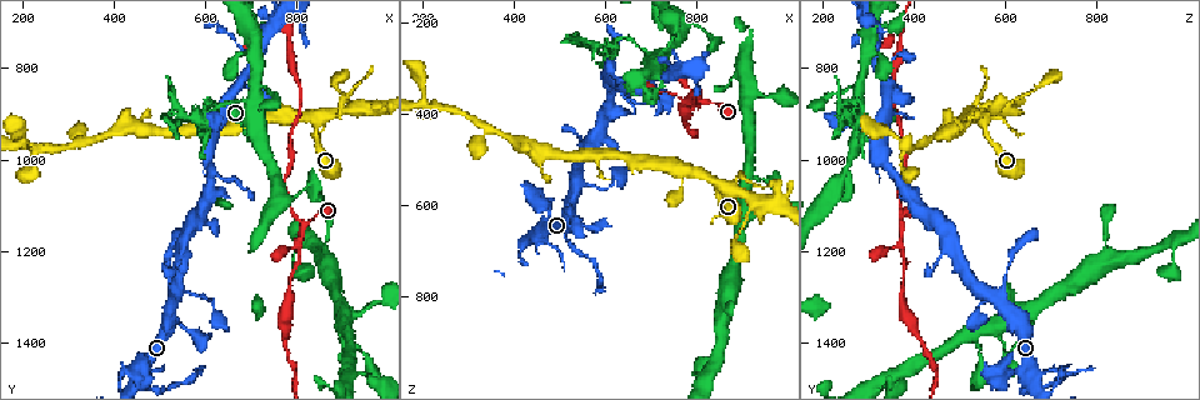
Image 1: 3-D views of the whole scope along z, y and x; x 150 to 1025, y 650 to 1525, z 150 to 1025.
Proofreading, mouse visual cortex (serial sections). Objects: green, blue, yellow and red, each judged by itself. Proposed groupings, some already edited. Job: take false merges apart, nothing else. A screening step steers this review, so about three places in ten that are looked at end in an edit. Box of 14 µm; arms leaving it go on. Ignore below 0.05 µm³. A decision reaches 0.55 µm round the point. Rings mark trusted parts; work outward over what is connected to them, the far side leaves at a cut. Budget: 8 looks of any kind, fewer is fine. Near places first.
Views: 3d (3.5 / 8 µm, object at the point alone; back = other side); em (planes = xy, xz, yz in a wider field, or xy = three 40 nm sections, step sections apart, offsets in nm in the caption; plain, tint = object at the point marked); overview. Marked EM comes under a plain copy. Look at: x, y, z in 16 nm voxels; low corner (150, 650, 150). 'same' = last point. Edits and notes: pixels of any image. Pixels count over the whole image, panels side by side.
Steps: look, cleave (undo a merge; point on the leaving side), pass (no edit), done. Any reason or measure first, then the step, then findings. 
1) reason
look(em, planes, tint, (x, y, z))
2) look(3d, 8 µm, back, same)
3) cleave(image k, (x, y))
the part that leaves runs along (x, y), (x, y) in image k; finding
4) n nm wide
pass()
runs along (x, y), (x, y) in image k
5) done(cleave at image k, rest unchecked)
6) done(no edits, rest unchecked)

abrupt turn
look(3d, 3.5 µm, back, (810, 1145, 370))

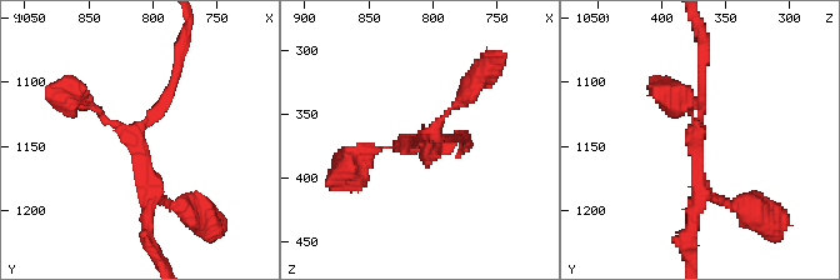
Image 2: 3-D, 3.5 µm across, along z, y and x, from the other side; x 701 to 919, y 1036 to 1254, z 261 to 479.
pass()
runs along (69, 99), (134, 134), (145, 214) in image 2; one cell here

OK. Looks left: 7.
three arms meet
look(3d, 3.5 µm, (620, 895, 240))

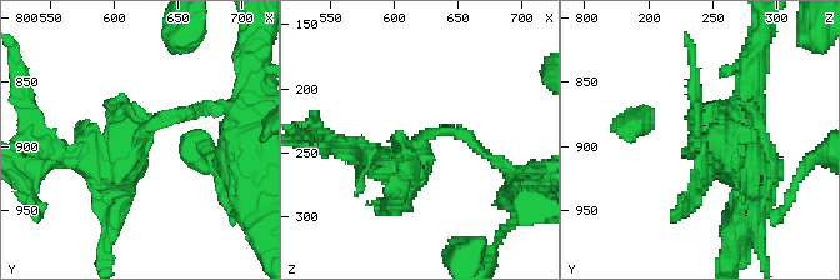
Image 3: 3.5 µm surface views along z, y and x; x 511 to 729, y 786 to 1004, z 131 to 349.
3 arms; arms of 150, 150, 200 nm; now the EM
look(em, planes, tint, (622, 888, 238))

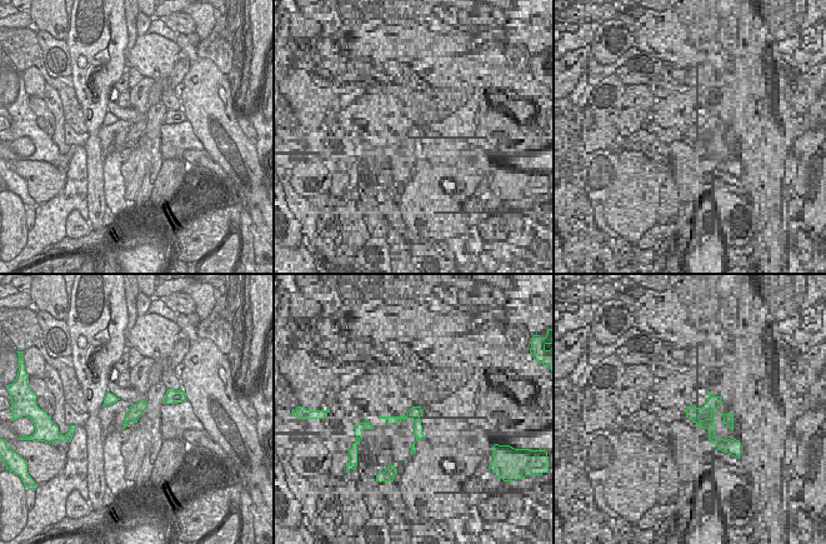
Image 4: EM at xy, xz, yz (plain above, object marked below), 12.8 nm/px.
look(em, xy, step 3, tint, same)

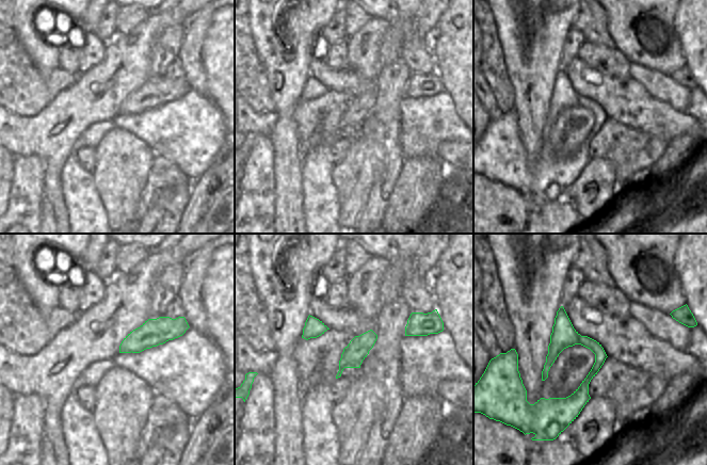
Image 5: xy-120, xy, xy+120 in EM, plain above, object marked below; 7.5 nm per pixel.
cleave(image 3, (131, 169))
the part that leaves runs along (143, 131), (120, 174), (54, 150) in image 3; two cells meet here

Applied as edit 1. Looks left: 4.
two arms in line, one across
look(3d, 8 µm, (780, 725, 370))

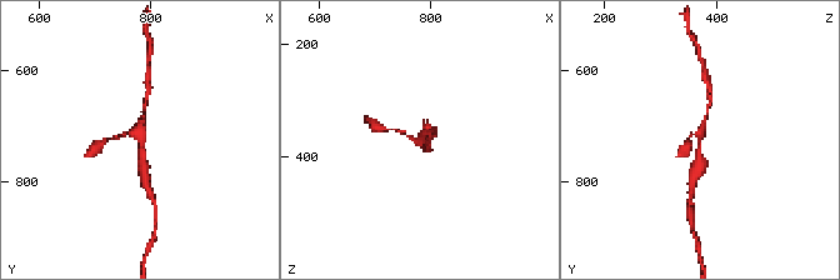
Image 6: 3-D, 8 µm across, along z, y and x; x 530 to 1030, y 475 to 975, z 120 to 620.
3 arms; arms of 100, 150, 350 nm; now the EM
look(em, xy, step 2, tint, (780, 730, 370))

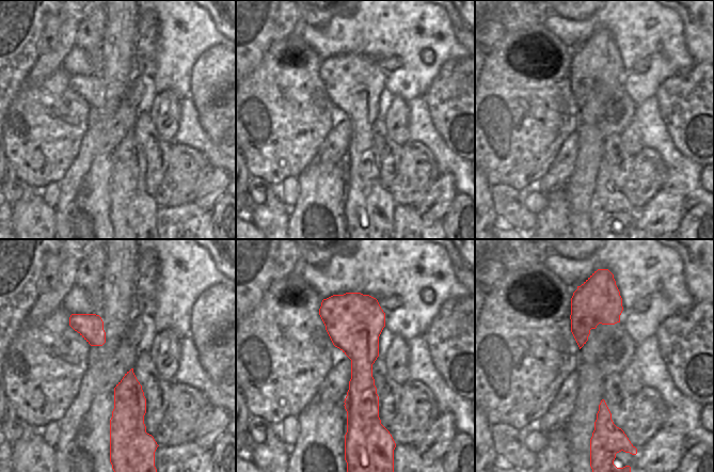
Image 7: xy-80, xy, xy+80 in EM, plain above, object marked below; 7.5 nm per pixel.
pass()
runs along (144, 175), (143, 143), (134, 134), (114, 136) in image 6; all the same cell

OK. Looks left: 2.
done(cleave at image 3, rest unchecked)

